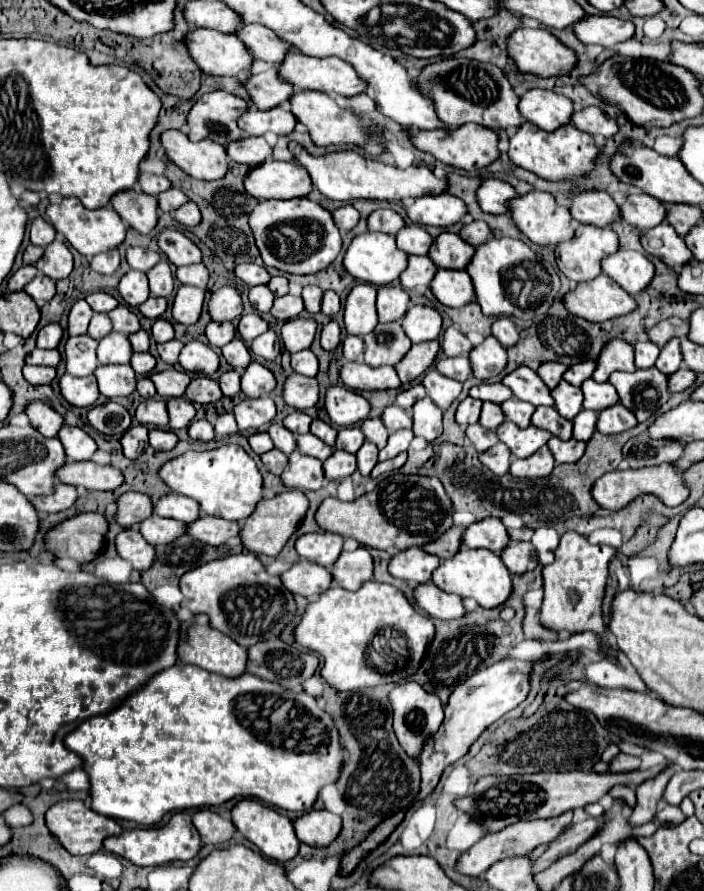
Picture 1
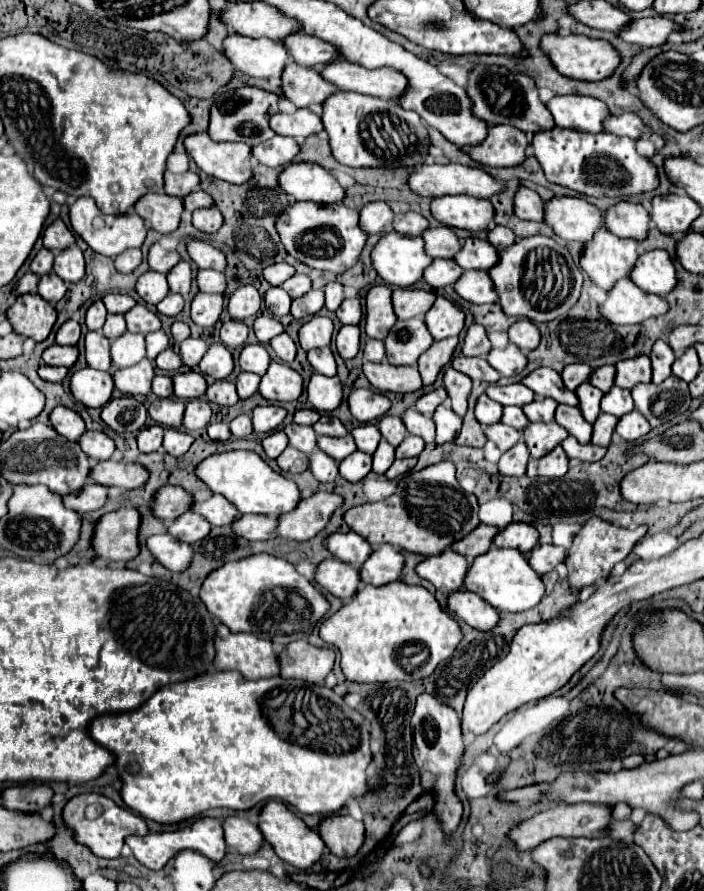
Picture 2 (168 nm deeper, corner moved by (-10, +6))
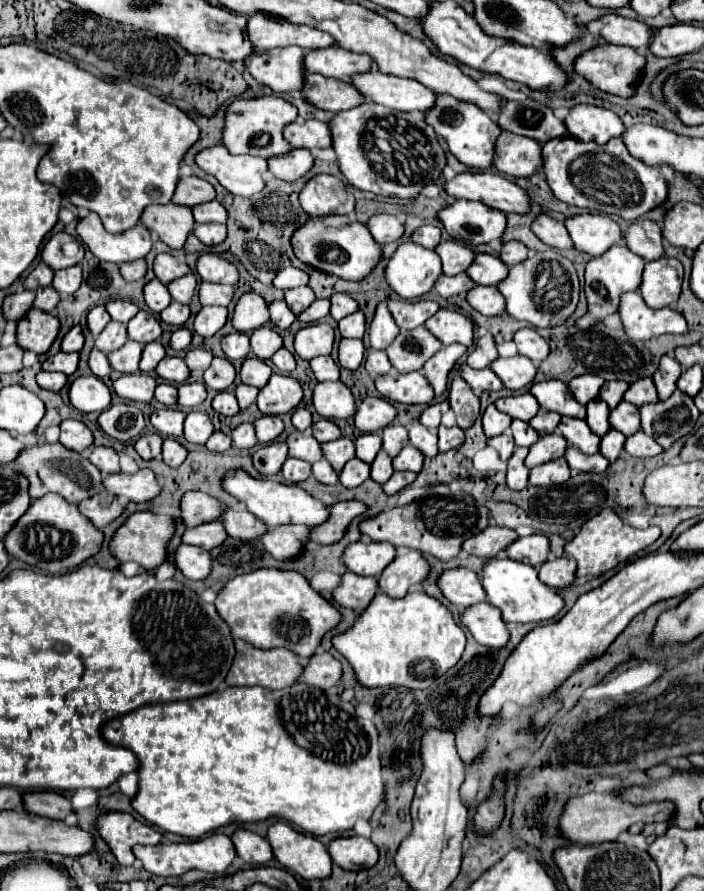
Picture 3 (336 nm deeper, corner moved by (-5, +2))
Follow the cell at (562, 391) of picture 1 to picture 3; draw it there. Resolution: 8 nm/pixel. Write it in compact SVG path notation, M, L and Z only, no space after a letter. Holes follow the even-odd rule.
M591 400L587 404L587 424L597 436L603 436L607 434L607 430L611 430L611 424L607 422L609 412L611 410L603 400Z

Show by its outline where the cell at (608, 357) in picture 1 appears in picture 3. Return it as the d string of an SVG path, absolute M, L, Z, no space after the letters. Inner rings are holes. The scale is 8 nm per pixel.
M641 378L635 384L629 386L629 390L625 392L625 400L635 404L635 406L643 406L643 404L651 404L651 402L659 402L655 384L651 378Z

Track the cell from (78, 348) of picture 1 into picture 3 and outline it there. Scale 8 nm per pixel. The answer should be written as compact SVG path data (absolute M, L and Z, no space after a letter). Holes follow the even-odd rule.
M93 348L91 356L89 356L89 368L93 370L93 374L97 378L105 378L111 374L111 366L109 366L109 360L107 360L107 354L103 354L101 350Z

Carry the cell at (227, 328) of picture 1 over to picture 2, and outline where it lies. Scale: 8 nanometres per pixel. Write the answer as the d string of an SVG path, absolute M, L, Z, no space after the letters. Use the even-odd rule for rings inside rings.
M226 320L220 328L220 338L222 344L228 348L238 348L246 344L246 336L248 336L248 328L242 320Z

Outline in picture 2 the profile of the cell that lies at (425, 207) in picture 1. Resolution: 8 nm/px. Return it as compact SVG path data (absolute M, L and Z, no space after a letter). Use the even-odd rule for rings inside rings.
M468 194L434 198L430 212L438 222L464 230L484 230L494 216L494 208L488 200L468 198Z

